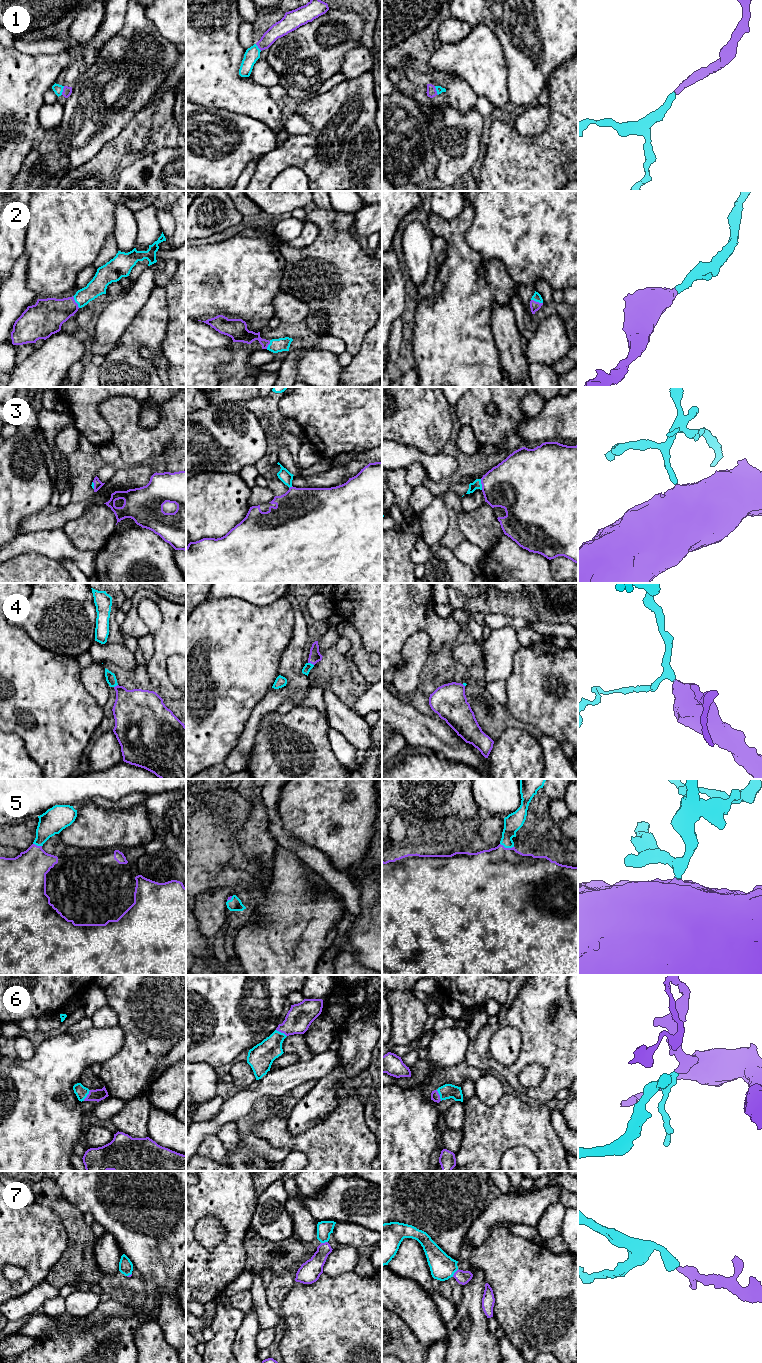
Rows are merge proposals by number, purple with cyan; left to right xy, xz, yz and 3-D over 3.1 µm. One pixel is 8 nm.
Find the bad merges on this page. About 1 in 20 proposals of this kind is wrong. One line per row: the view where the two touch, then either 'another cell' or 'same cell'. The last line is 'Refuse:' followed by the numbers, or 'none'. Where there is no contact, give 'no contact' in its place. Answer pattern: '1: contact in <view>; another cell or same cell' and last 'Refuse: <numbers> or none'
1: contact in xy; same cell
2: contact in xy; same cell
3: contact in yz; same cell
4: contact in xz; same cell
5: contact in yz; same cell
6: contact in xy; same cell
7: contact in yz; same cell
Refuse: none

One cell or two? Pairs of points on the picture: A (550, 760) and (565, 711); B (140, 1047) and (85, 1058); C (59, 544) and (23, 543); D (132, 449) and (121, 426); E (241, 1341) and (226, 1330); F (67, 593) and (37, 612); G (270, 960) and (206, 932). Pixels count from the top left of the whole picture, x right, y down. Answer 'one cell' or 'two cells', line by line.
A: two cells
B: two cells
C: one cell
D: one cell
E: two cells
F: one cell
G: two cells

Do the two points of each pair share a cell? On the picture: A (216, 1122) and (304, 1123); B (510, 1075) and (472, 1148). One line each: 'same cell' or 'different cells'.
A: different cells
B: different cells

